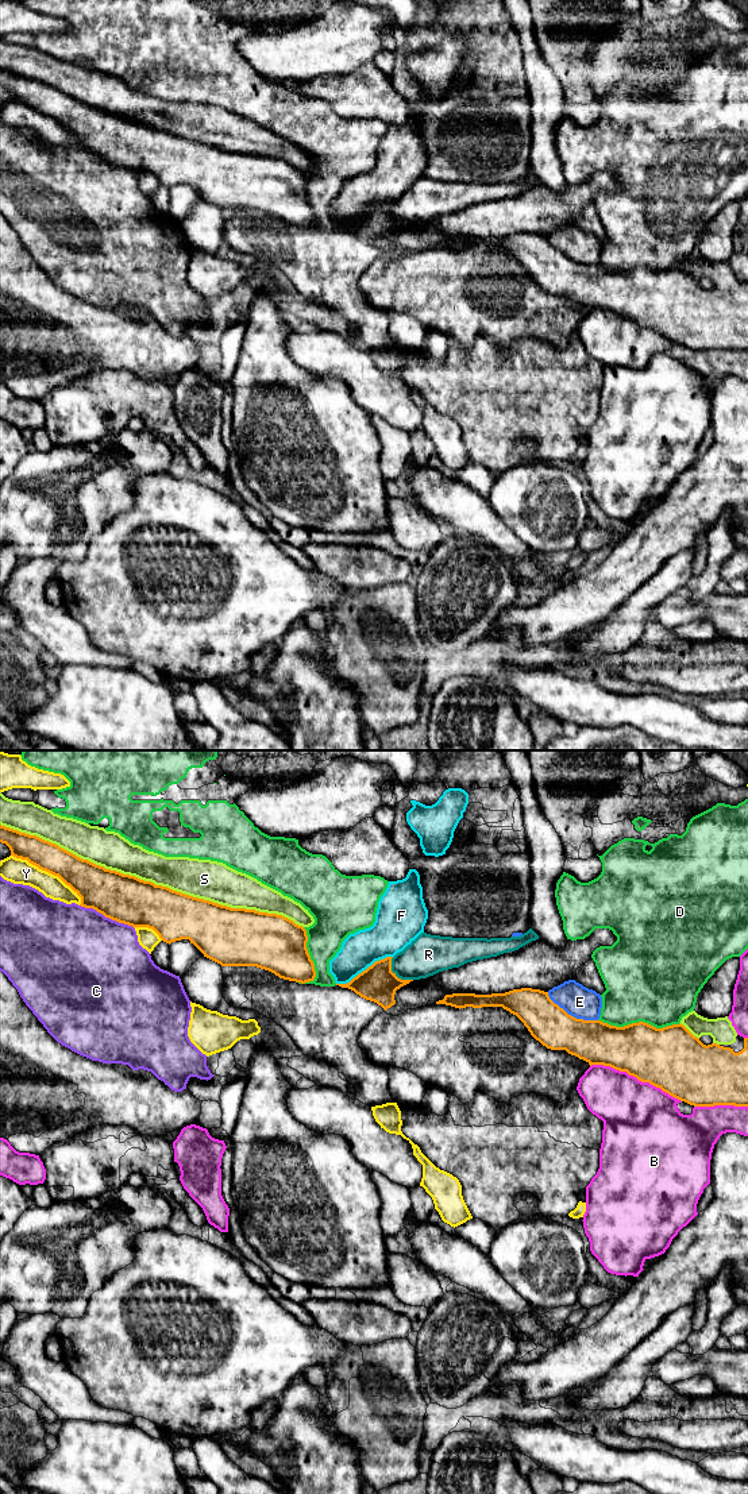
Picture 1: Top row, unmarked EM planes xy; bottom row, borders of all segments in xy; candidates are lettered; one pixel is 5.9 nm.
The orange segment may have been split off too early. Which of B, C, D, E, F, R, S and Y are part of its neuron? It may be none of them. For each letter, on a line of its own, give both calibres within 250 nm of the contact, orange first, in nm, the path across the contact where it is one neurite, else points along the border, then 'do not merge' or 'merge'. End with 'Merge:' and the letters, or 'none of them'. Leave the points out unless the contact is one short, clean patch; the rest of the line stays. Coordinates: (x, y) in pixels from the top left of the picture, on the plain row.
B: 380/440 nm | do not merge
C: 280/500 nm | do not merge
D: 340/480 nm | do not merge
E: 260/190 nm | do not merge
F: 220/220 nm | along xy (392, 200), (376, 204), (349, 226), (336, 228) | do not merge
R: 220/240 nm | along xy (392, 201), (392, 215), (401, 223), (412, 224) | do not merge
S: 280/220 nm | merge
Y: 200/150 nm | do not merge
Merge: S

